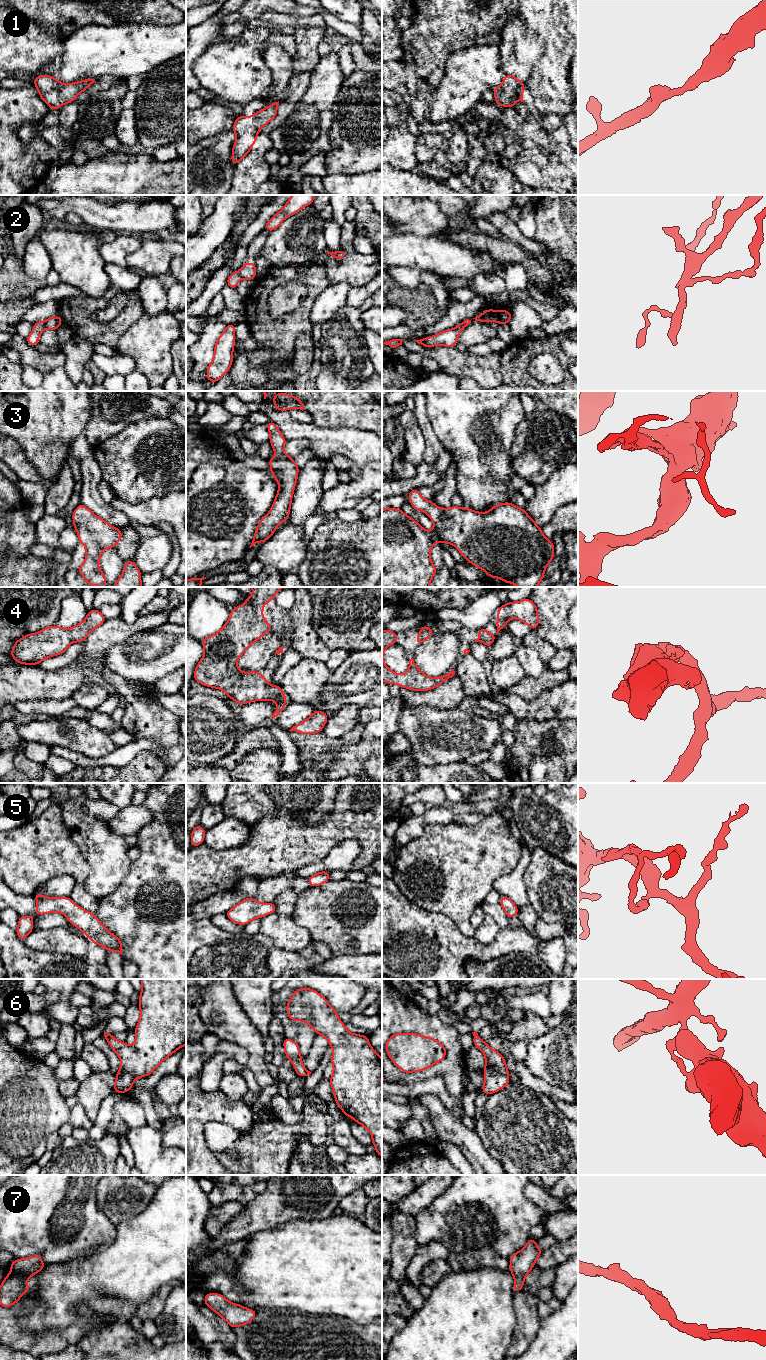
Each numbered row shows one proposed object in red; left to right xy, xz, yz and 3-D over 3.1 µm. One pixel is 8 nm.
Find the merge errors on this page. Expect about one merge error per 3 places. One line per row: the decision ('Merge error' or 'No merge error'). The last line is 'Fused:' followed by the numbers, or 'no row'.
1: No merge error
2: Merge error
3: No merge error
4: No merge error
5: No merge error
6: Merge error
7: No merge error
Fused: 2, 6

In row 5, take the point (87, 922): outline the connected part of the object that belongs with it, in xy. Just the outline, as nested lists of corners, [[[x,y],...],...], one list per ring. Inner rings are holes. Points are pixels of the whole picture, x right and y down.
[[[37,892],[33,896],[36,898],[36,915],[63,913],[71,925],[79,928],[83,934],[90,938],[92,943],[102,945],[107,952],[117,951],[122,955],[123,945],[120,939],[109,932],[94,913],[76,905],[69,897],[46,897]]]

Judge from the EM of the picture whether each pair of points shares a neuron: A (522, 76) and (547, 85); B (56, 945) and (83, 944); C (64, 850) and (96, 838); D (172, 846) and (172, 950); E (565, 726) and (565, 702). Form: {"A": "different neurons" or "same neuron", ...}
{"A": "different neurons", "B": "same neuron", "C": "different neurons", "D": "same neuron", "E": "different neurons"}

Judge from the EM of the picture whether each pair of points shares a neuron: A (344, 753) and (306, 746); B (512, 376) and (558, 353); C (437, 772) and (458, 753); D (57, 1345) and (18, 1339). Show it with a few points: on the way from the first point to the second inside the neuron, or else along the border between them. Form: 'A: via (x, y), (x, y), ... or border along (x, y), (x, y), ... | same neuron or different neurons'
A: via (335, 746), (315, 746) | same neuron
B: via (519, 363), (534, 348), (545, 348) | same neuron
C: border along (465, 760), (424, 766) | different neurons
D: via (47, 1344), (28, 1343) | same neuron

